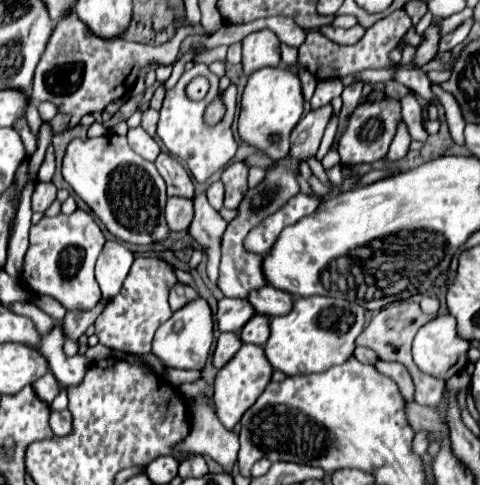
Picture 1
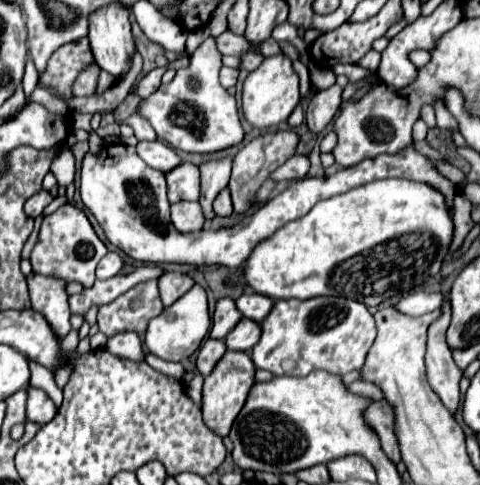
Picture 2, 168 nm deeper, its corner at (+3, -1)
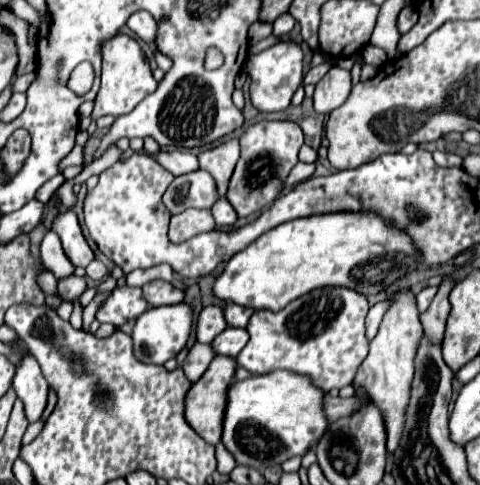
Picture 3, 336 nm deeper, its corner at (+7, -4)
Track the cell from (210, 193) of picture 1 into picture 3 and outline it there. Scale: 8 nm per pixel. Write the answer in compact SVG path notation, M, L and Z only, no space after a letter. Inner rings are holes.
M219 198L219 202L213 204L211 212L213 212L217 226L233 226L233 222L237 220L237 214L235 214L235 210L227 198Z

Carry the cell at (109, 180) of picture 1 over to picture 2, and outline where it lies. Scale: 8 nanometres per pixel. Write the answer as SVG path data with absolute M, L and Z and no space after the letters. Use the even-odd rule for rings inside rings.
M117 143L117 145L105 145L101 155L91 155L83 159L81 167L81 199L85 207L95 215L99 221L105 237L109 243L113 243L117 249L121 249L127 257L143 263L177 263L177 265L225 265L231 271L243 267L247 257L251 255L253 247L265 239L271 237L279 227L283 227L287 221L293 221L297 217L307 215L315 203L329 199L337 193L345 193L353 187L361 187L365 183L387 179L387 177L403 177L413 181L423 181L445 195L445 201L449 205L449 211L453 211L453 199L457 195L457 185L445 179L431 161L415 151L413 143L405 147L403 151L389 155L377 155L371 159L365 159L353 167L341 169L335 175L329 177L305 177L293 181L285 191L271 197L267 203L263 203L259 209L255 209L251 215L243 217L235 227L219 229L219 231L195 231L195 233L179 233L169 219L169 201L167 201L167 185L165 185L165 173L157 171L153 167L147 167L147 163L137 155L135 147Z

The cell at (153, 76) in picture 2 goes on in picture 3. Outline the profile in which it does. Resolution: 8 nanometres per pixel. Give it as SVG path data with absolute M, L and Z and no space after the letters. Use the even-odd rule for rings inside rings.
M113 36L101 44L101 60L103 60L103 72L101 72L101 88L95 98L95 108L91 112L91 120L97 120L105 114L123 116L129 114L145 96L153 94L157 90L157 80L151 74L151 68L145 60L145 54L137 40L129 36Z

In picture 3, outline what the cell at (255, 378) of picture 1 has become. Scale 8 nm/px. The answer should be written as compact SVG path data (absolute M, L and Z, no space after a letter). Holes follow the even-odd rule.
M215 356L211 366L207 368L207 372L203 374L203 378L199 378L191 386L191 390L189 390L187 398L185 398L185 420L209 444L219 444L221 442L223 418L225 418L225 406L227 406L227 392L229 392L229 386L233 382L235 368L237 368L235 358Z

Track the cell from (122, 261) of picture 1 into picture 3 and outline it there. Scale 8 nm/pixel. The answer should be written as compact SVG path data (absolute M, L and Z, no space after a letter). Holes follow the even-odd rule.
M93 260L93 262L87 266L87 278L91 278L91 280L103 280L107 274L109 274L109 270L107 270L105 264L99 262L99 260Z

